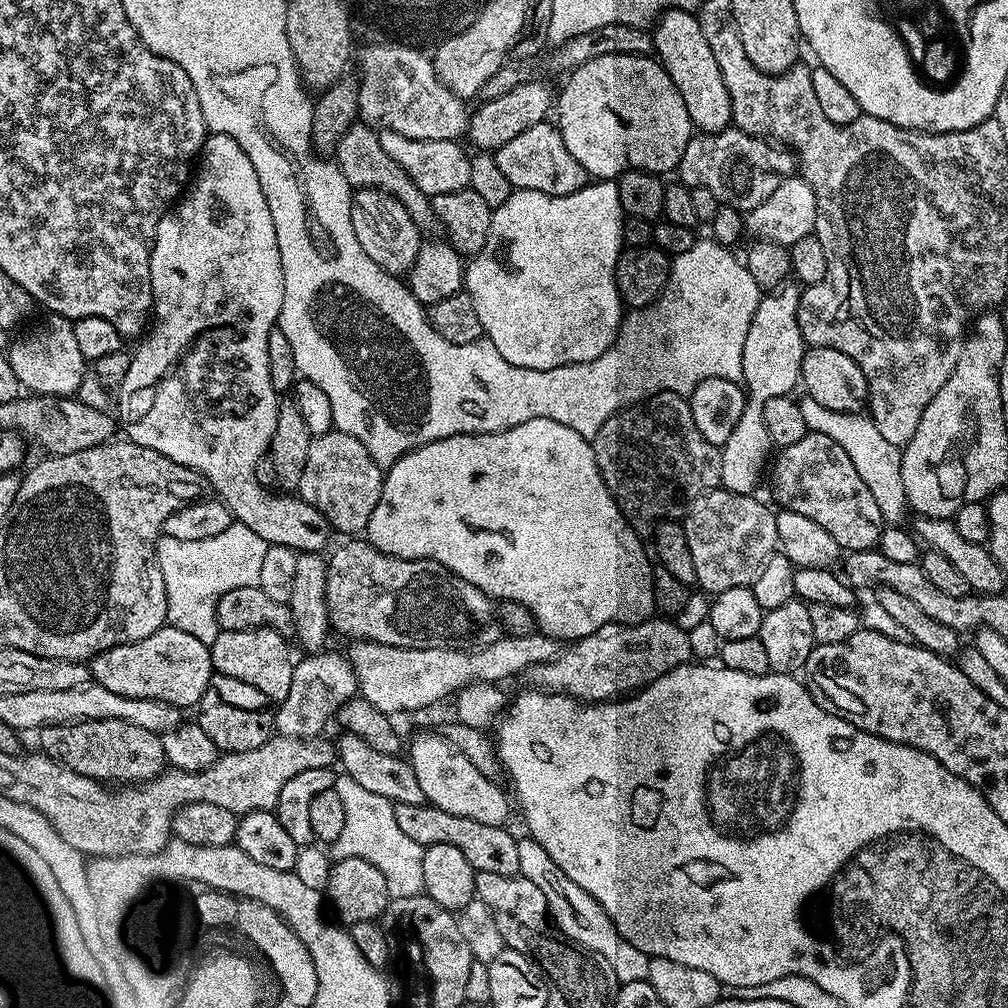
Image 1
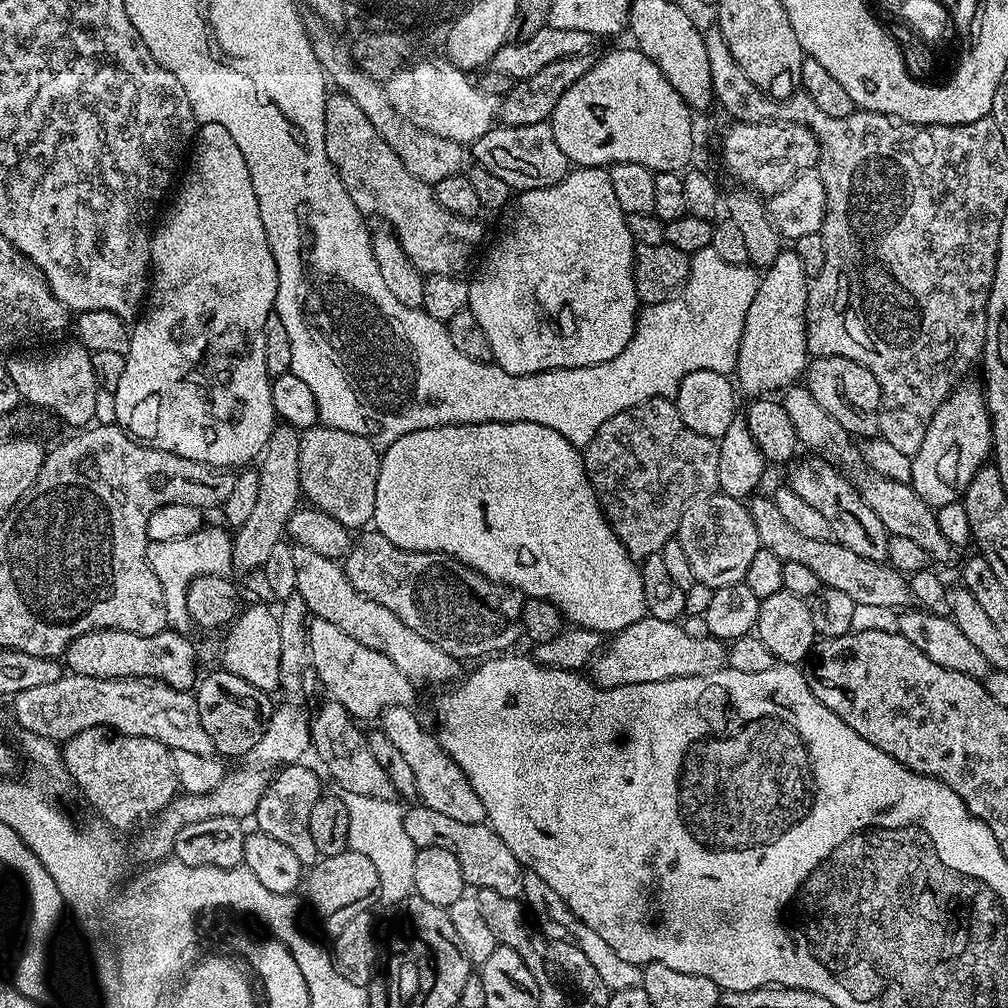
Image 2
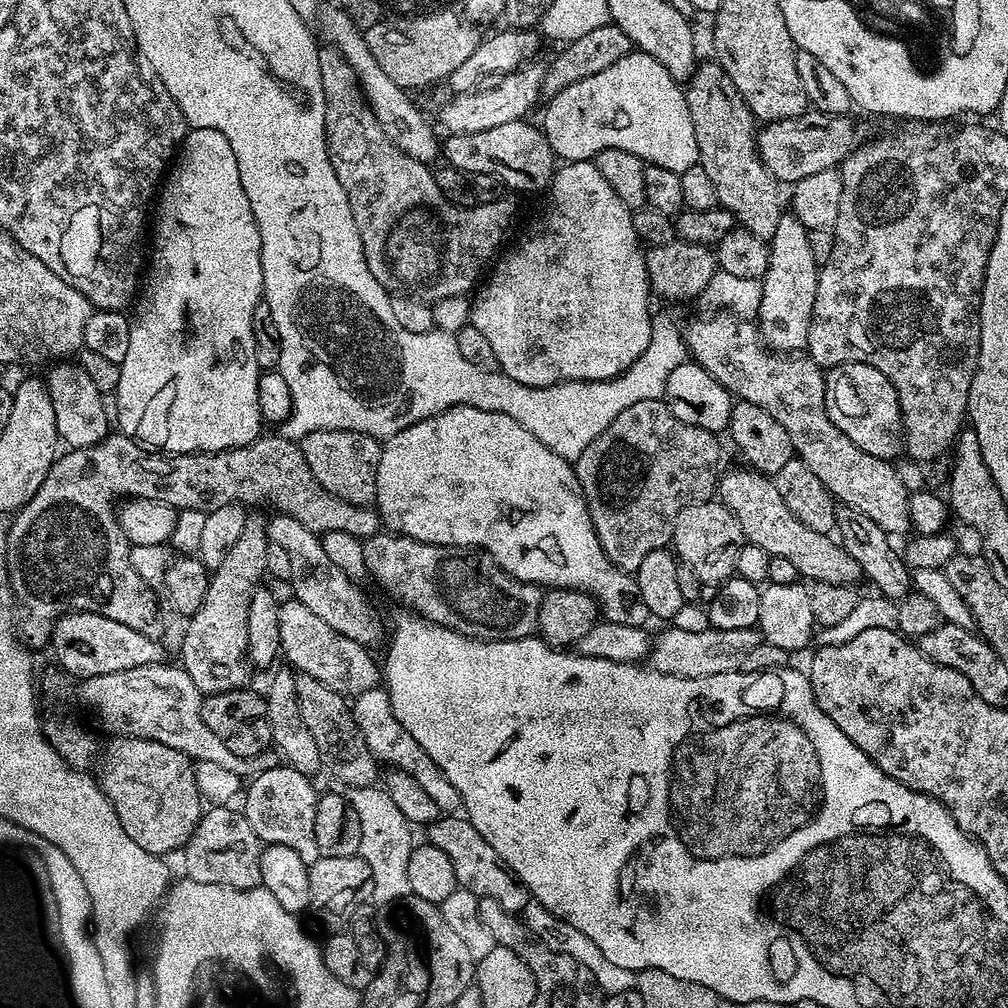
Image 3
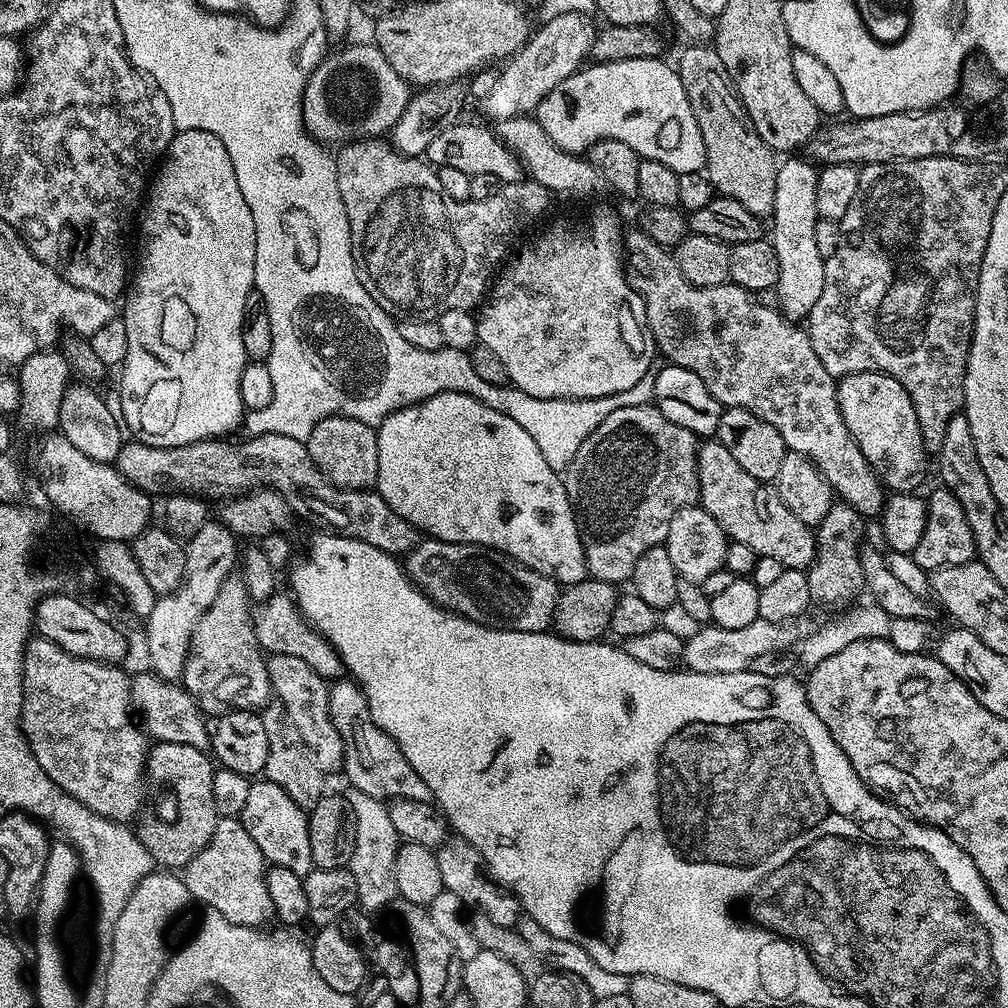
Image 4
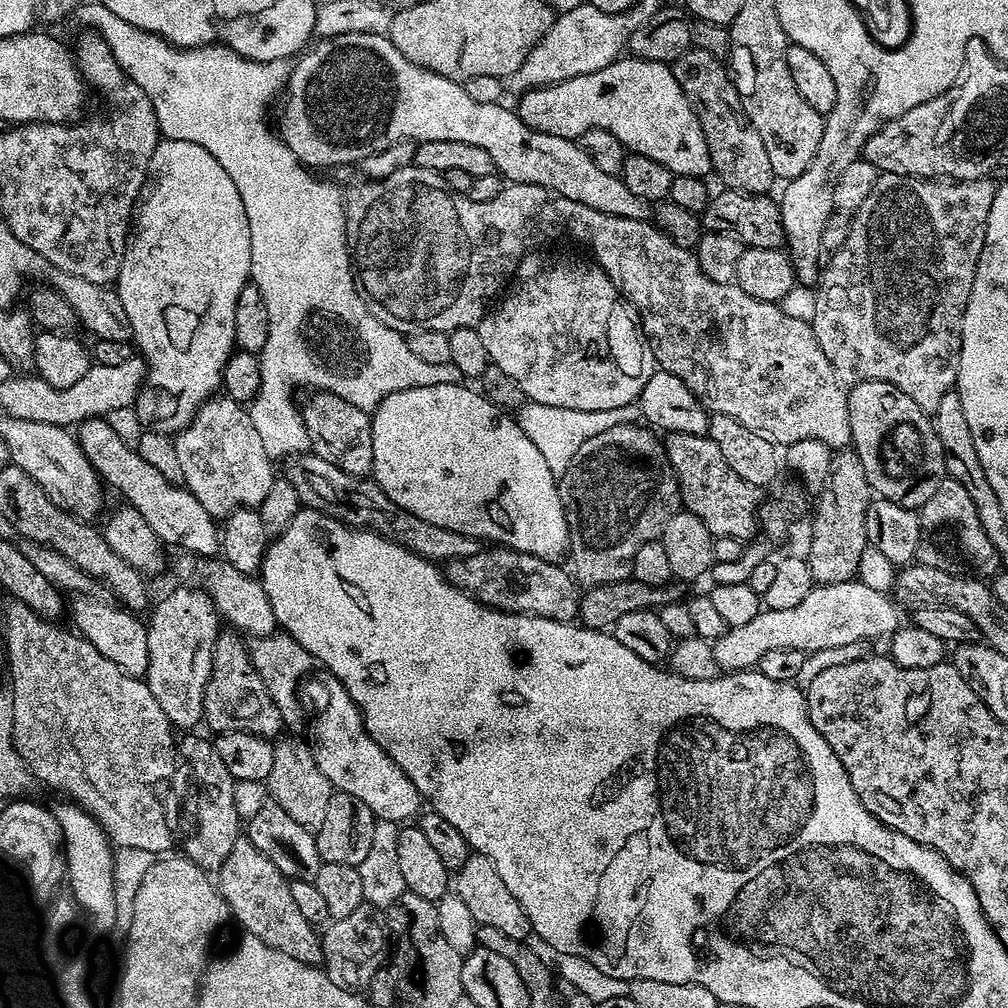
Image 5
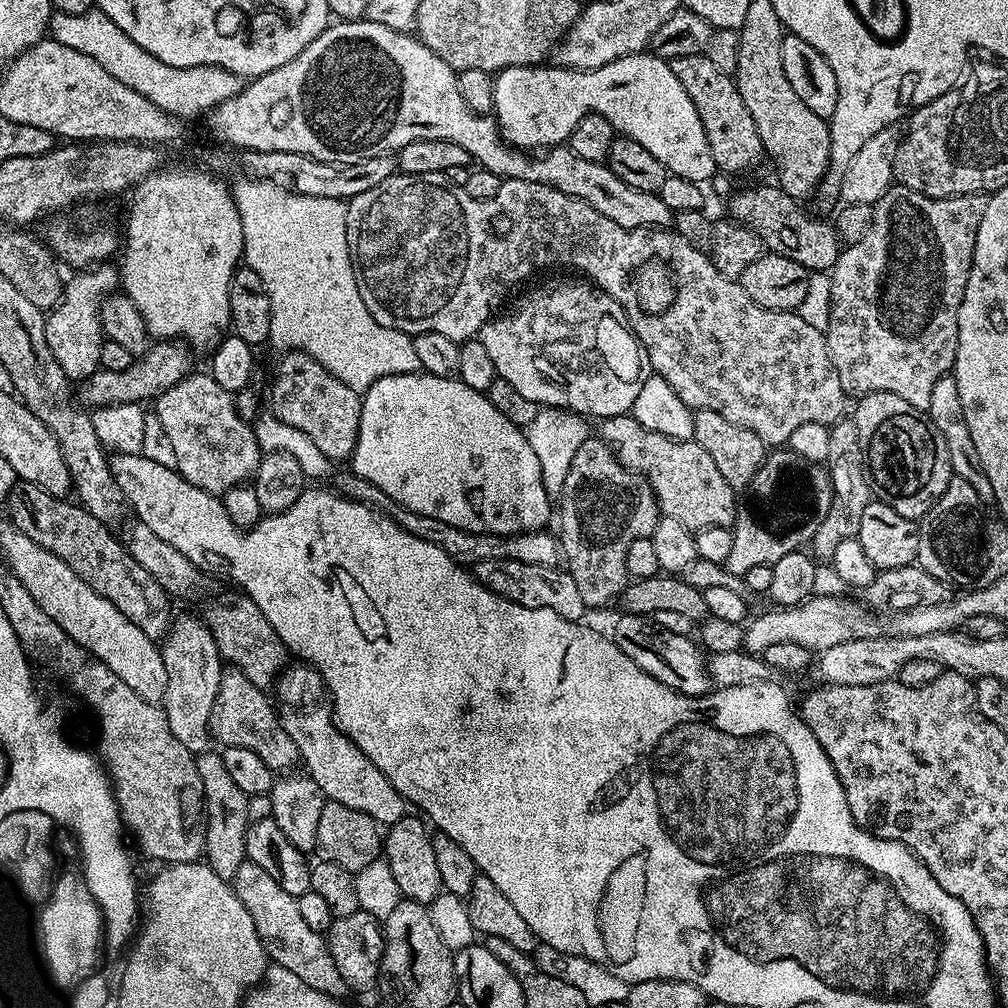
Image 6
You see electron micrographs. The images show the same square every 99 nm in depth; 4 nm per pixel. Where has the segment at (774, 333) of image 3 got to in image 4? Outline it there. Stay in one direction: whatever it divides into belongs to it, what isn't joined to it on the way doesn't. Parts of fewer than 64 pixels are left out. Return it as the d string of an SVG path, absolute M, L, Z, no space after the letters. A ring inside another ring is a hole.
M796 160L793 164L781 163L777 167L774 210L770 217L770 239L778 254L778 282L774 292L780 295L779 311L793 322L808 317L814 302L818 302L818 297L822 295L824 281L825 260L818 254L818 245L814 239L818 219L818 168L815 163L807 163Z

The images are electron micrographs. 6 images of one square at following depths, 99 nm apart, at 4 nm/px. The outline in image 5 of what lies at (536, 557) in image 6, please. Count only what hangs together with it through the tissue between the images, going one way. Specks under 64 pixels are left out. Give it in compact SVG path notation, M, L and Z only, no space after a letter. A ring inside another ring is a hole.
M314 454L305 455L304 458L304 464L292 464L286 472L287 480L294 486L294 490L298 490L298 498L304 508L325 512L354 528L367 528L370 532L377 532L388 540L398 542L398 546L433 562L470 558L470 554L482 551L481 541L474 537L451 532L442 526L434 526L431 522L422 522L422 518L410 514L410 510L402 510L402 506L386 498L375 480L346 474L346 470L338 470L338 466L330 466L326 458L318 458Z

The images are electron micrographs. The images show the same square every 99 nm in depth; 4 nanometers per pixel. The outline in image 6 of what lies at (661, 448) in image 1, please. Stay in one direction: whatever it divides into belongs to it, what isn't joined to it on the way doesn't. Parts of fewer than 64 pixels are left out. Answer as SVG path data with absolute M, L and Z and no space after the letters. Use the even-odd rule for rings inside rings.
M590 438L578 446L578 454L570 462L570 471L558 497L558 539L566 571L578 585L585 609L604 608L615 596L623 597L630 583L626 550L638 538L651 537L661 515L647 480L625 468L609 444Z

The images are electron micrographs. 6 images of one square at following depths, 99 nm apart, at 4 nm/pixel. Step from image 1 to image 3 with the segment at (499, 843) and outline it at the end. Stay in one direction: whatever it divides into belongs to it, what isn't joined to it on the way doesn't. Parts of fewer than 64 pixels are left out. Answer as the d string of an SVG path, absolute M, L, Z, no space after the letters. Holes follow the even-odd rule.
M444 814L440 819L435 820L433 824L427 825L426 836L427 843L438 846L446 858L450 858L450 866L454 868L457 885L465 888L468 892L473 892L479 898L494 898L502 910L513 914L523 913L524 908L530 902L528 889L509 872L506 865L494 854L494 848L478 830L463 815Z

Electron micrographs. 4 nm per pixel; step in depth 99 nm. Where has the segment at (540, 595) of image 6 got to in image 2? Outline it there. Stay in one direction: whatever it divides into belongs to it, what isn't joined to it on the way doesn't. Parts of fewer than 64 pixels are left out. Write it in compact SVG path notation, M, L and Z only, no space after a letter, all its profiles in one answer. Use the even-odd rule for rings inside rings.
M364 530L359 533L356 545L348 552L348 557L343 557L344 573L350 582L362 594L376 600L386 610L392 610L422 638L434 642L434 646L442 646L446 654L456 660L467 662L477 658L488 658L493 654L503 653L519 636L522 636L522 621L524 619L525 595L516 588L505 584L497 584L495 580L486 578L481 572L448 556L444 552L415 552L402 550L390 542L381 532Z

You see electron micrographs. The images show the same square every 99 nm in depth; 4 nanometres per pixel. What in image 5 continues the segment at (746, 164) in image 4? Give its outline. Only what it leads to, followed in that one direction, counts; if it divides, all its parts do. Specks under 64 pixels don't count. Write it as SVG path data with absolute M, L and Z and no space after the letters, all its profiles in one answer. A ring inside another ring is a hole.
M693 46L686 54L682 54L682 58L672 61L670 67L690 106L696 111L712 159L712 172L720 175L721 185L733 188L735 192L771 193L774 177L770 154L766 154L766 146L762 146L758 130L754 130L748 115L744 113L744 107L740 105L740 95L725 61Z

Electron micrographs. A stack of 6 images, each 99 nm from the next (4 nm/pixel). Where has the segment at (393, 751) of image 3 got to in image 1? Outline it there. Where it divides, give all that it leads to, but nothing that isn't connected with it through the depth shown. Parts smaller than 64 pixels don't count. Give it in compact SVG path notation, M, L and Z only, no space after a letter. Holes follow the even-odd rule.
M420 732L412 740L412 745L407 745L406 756L412 765L414 774L418 774L418 783L422 786L422 794L427 803L433 804L438 810L446 810L446 814L458 814L458 818L474 818L474 822L482 822L482 826L498 826L505 827L508 820L508 800L504 797L504 792L495 783L493 777L483 776L478 770L478 766L474 766L474 762L470 762L470 758L466 758L466 754L462 754L462 750L458 750L458 746L454 746L454 742L450 742L442 734L434 736L430 732Z

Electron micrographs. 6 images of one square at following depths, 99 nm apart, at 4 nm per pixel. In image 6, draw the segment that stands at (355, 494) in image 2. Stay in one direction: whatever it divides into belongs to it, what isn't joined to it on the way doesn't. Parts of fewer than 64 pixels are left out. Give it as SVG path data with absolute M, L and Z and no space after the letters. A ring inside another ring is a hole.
M288 352L276 368L276 381L272 384L271 415L277 416L286 426L294 426L328 460L351 461L360 429L361 393L346 382L334 378L310 354Z

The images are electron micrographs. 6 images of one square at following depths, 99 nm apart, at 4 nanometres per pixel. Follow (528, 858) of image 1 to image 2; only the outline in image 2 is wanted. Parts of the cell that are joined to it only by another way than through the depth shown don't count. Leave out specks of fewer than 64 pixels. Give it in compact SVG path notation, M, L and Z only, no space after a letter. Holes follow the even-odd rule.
M525 871L522 900L533 913L536 911L548 923L549 929L547 928L547 931L553 937L566 940L570 944L576 944L578 950L582 950L582 954L586 954L586 958L590 958L594 970L598 970L598 978L602 978L602 982L606 982L609 993L618 990L630 990L643 985L643 967L634 962L626 962L622 958L618 958L618 954L614 954L614 949L608 943L602 942L602 938L598 938L598 934L594 930L590 930L590 926L586 926L586 922L578 920L575 914L568 909L564 899L558 894L554 894L554 890L550 890L550 886L546 886L546 882L542 882L542 878L538 878L538 874Z

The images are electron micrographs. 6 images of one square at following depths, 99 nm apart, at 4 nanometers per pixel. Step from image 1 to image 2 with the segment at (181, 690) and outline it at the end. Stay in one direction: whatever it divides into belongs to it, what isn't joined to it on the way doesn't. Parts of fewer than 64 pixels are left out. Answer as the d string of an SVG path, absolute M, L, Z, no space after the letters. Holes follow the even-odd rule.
M99 628L74 638L74 642L70 642L70 646L64 651L62 660L71 675L86 678L149 676L185 690L191 689L198 680L196 652L184 634L176 630L165 630L153 636L139 636L126 630Z

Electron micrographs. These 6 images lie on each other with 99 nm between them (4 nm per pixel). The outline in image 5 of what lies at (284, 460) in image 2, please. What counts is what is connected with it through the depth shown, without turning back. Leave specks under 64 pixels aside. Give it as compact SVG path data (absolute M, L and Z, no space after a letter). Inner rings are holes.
M236 630L221 631L220 637L216 639L212 673L204 691L204 720L206 724L213 728L213 733L216 734L221 732L249 732L255 736L265 738L279 737L281 735L280 728L282 729L280 711L278 706L274 706L274 702L266 690L266 682L262 682L258 670L254 670L254 662L248 653L249 645L246 640L244 644L243 639L245 640L245 637Z

